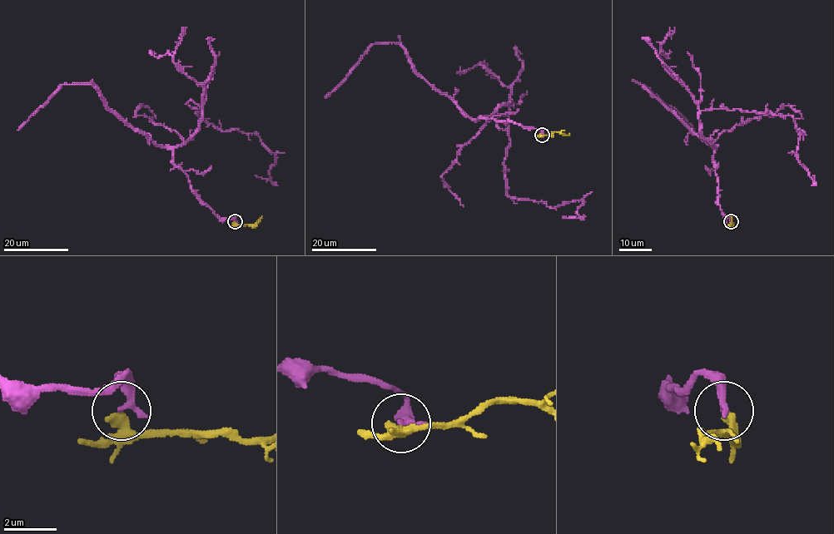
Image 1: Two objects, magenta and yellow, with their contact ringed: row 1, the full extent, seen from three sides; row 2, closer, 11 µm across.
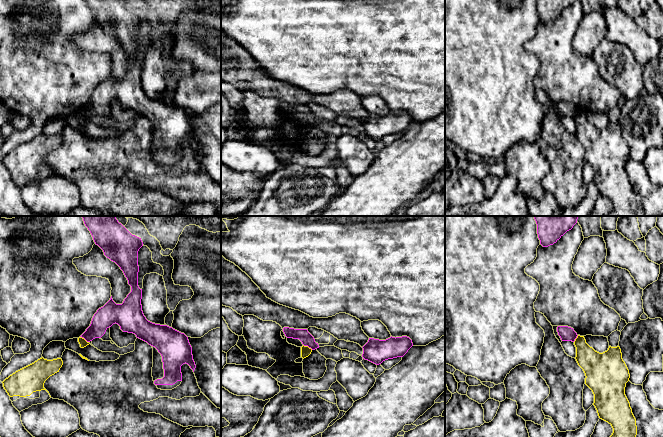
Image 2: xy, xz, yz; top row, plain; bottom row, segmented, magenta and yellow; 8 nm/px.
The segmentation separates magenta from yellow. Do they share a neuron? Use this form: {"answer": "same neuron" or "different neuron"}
{"answer": "different neuron"}

